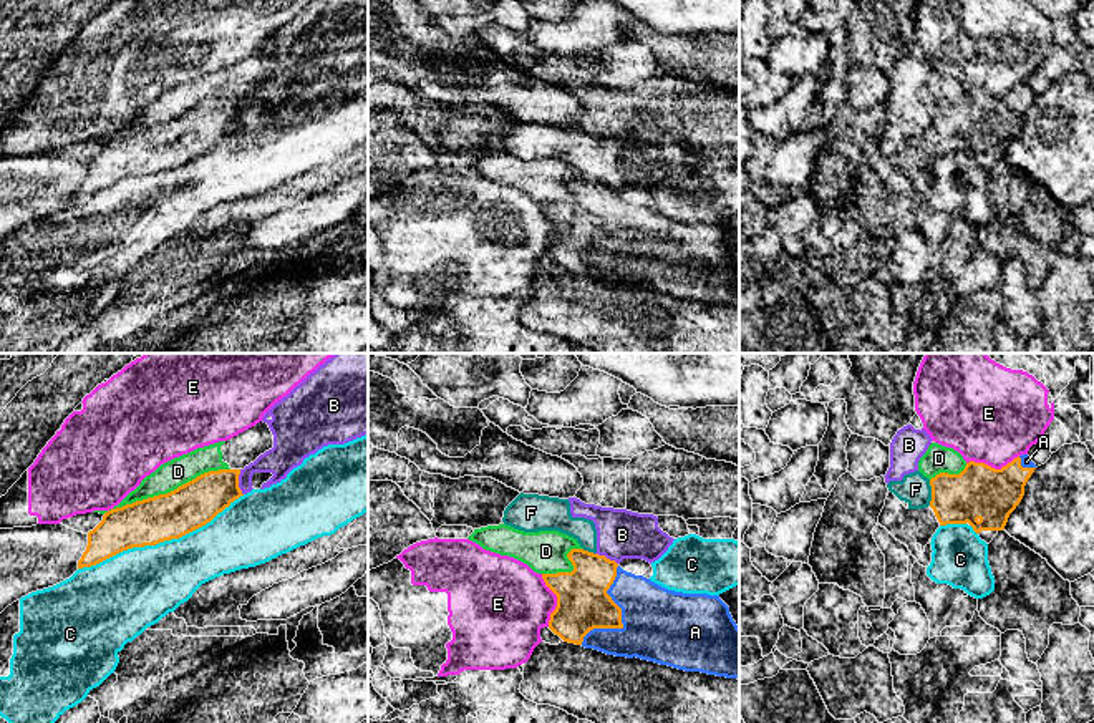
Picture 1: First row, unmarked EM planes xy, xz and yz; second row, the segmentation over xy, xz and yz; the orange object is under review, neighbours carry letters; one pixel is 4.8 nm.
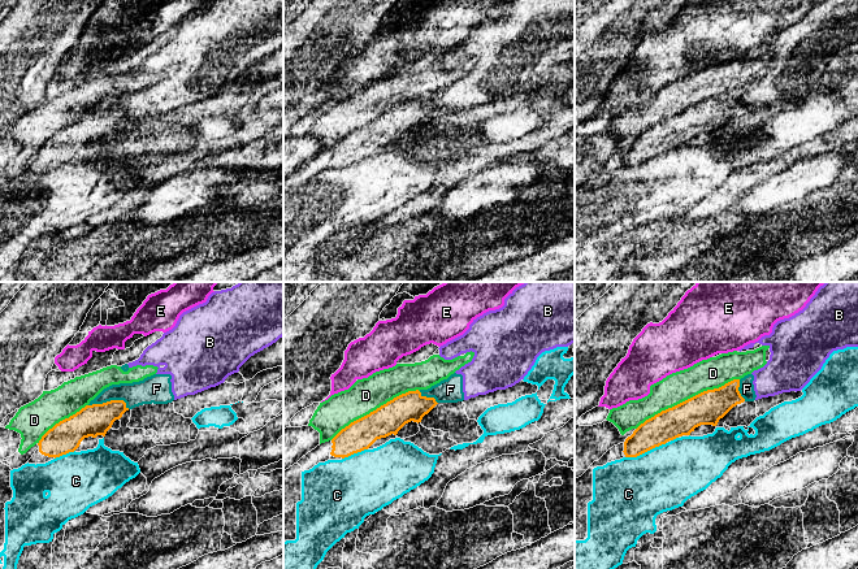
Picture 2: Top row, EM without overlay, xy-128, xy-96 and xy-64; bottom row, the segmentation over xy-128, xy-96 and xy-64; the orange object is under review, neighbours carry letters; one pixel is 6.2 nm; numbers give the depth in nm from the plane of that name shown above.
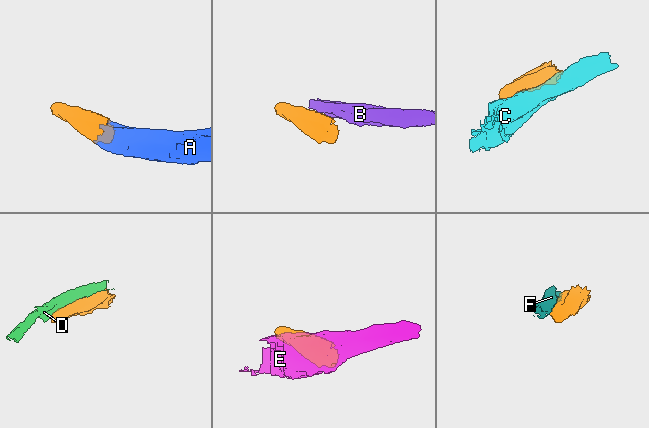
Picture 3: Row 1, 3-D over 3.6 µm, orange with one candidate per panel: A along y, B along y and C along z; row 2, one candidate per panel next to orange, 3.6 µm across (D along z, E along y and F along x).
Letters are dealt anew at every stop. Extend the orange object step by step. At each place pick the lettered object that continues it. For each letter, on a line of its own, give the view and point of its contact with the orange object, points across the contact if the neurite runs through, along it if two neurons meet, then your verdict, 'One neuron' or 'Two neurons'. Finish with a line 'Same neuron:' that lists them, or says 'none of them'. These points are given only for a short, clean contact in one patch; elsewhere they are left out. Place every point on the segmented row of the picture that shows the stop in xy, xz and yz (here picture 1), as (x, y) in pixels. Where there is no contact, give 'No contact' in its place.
A: Touches orange at xz (620, 619). One neuron
B: Touches orange at xy (237, 483). Boundary: xy (239, 470), (239, 490), (242, 494). Two neurons
C: Touches orange at xy (161, 541). Two neurons
D: Touches orange at xy (168, 493). Two neurons
E: Touches orange at xz (557, 601). Two neurons
F: Touches orange at yz (932, 493). Two neurons
Same neuron: A

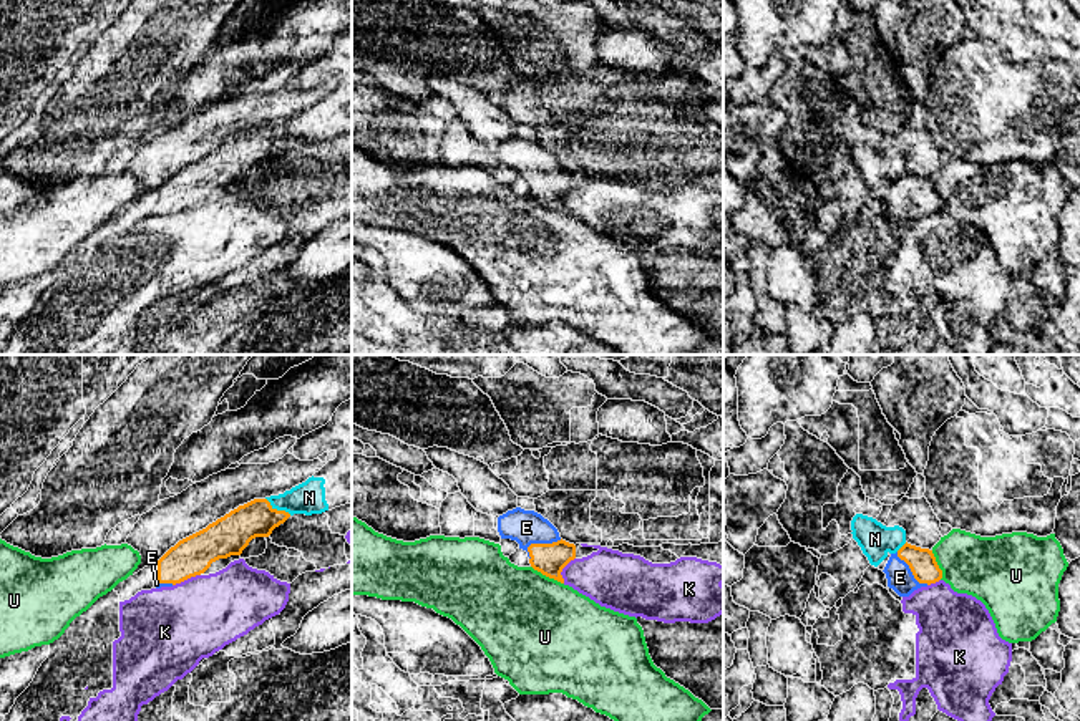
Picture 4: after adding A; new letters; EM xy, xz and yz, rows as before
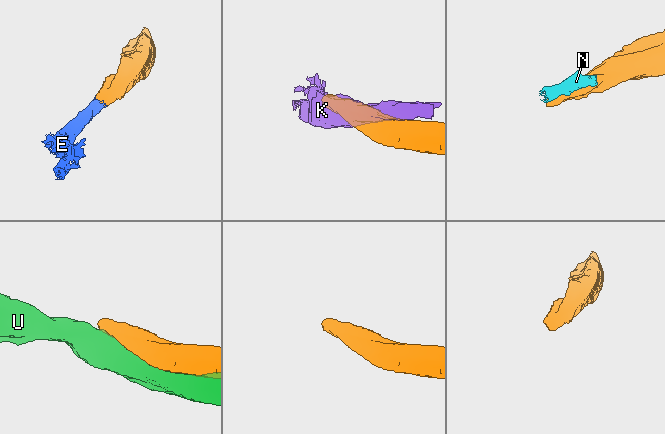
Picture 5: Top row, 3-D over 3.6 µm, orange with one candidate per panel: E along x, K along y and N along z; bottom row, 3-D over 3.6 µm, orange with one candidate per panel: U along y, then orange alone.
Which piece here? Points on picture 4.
E: Touches orange at xz (538, 544). Path across: xz (549, 559), (538, 544), (526, 527). One neuron
K: Touches orange at xy (186, 579). Two neurons
N: Touches orange at xy (276, 509). Two neurons
U: Touches orange at xz (548, 575). Two neurons
Same neuron: E

